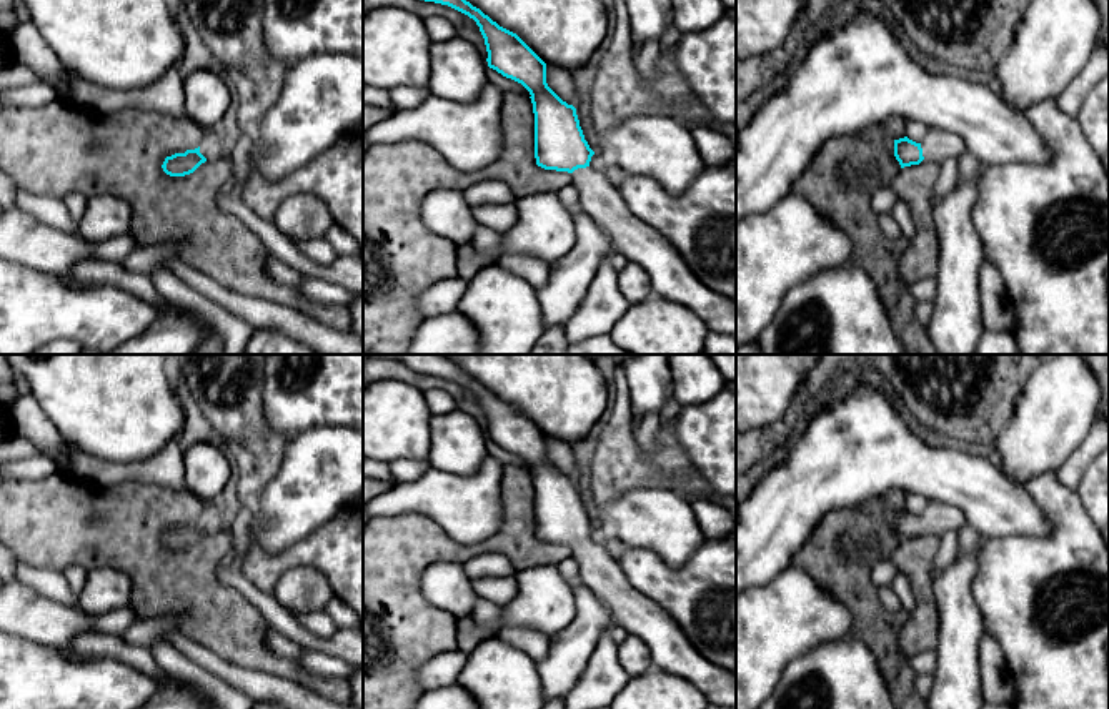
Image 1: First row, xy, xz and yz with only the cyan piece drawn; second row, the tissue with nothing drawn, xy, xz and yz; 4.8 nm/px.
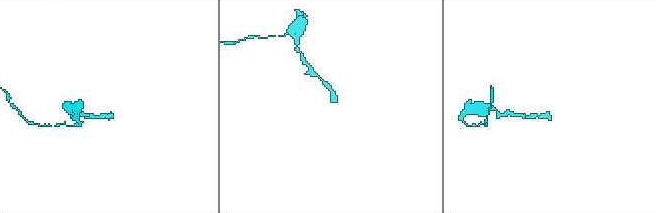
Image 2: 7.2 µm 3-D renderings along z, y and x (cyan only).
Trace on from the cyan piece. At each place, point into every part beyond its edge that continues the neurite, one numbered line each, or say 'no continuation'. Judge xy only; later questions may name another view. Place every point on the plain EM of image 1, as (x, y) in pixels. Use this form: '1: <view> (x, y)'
1: xy (212, 520)

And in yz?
1: yz (938, 518)

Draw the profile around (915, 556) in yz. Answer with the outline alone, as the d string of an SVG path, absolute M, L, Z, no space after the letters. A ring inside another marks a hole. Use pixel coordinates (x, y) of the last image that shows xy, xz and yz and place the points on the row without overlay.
M923 533L919 538L904 539L893 551L891 561L898 573L904 573L913 588L916 607L909 622L899 632L899 646L906 657L936 649L937 616L931 579L931 566L937 554L941 538Z

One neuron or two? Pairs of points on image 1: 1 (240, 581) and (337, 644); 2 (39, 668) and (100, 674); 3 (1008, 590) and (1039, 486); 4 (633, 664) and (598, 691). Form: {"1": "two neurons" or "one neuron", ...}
{"1": "one neuron", "2": "one neuron", "3": "one neuron", "4": "two neurons"}

